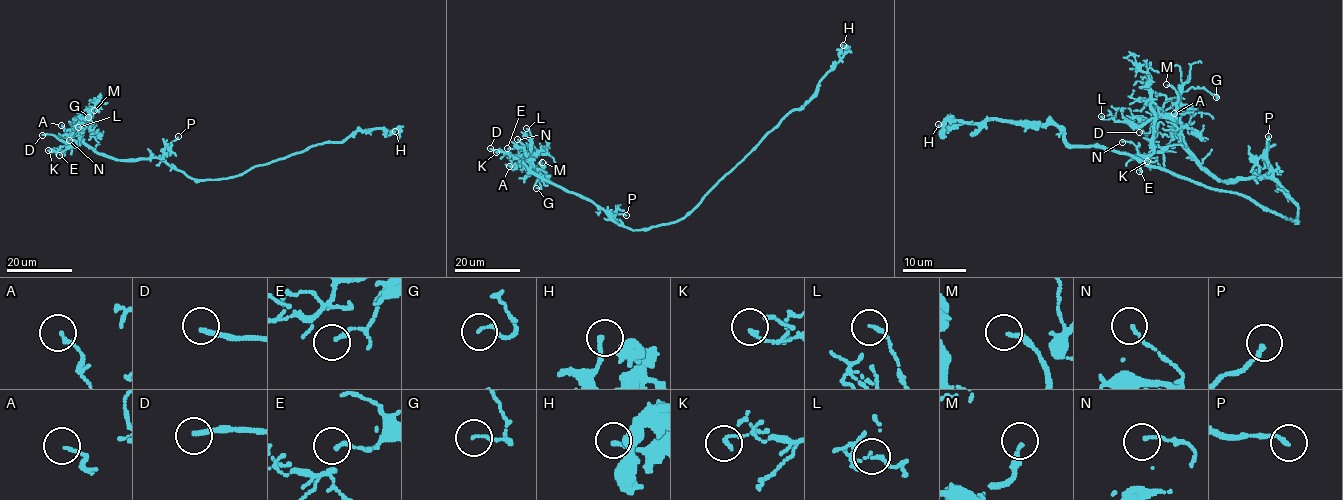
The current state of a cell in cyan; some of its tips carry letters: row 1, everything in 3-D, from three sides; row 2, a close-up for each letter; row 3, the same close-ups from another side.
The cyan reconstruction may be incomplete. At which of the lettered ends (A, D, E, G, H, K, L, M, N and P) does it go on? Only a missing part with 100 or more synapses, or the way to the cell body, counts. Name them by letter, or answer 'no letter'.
D

